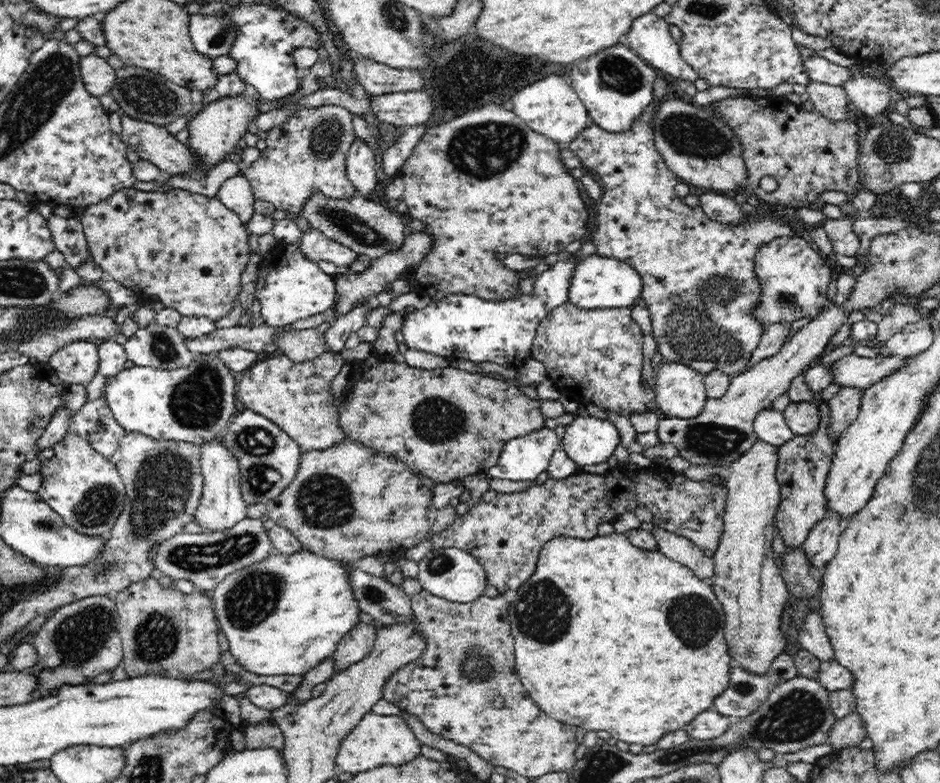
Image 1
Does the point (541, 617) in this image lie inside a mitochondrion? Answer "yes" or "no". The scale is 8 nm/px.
yes

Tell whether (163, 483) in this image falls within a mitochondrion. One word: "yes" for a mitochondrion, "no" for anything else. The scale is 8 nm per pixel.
yes

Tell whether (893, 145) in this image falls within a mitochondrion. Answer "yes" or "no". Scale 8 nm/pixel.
yes

